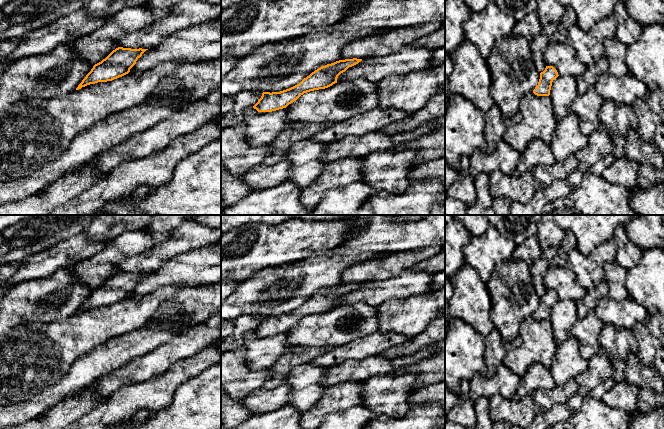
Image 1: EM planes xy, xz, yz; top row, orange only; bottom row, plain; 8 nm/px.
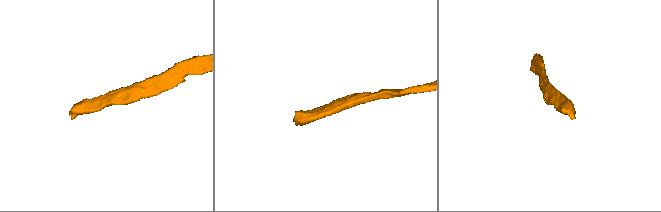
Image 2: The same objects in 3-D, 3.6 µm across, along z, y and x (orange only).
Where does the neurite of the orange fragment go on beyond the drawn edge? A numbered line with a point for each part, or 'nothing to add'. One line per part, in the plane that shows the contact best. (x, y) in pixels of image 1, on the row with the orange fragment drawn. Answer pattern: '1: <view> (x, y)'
nothing to add

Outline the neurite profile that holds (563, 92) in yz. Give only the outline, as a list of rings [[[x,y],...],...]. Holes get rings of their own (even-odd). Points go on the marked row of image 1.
[[[571,75],[558,76],[552,82],[549,96],[557,120],[563,119],[571,112],[572,103],[578,96],[576,78]]]

